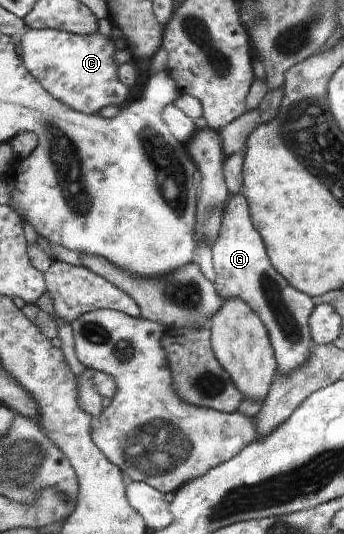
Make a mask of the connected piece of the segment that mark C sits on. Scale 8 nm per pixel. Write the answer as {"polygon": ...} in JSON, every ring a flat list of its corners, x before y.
{"polygon":[[40,29,24,33,19,41,23,64,52,98,70,109,84,115,96,115,100,109,122,105,128,99,130,88,120,81,119,64,114,57,117,49,113,41,102,33,78,35]]}

